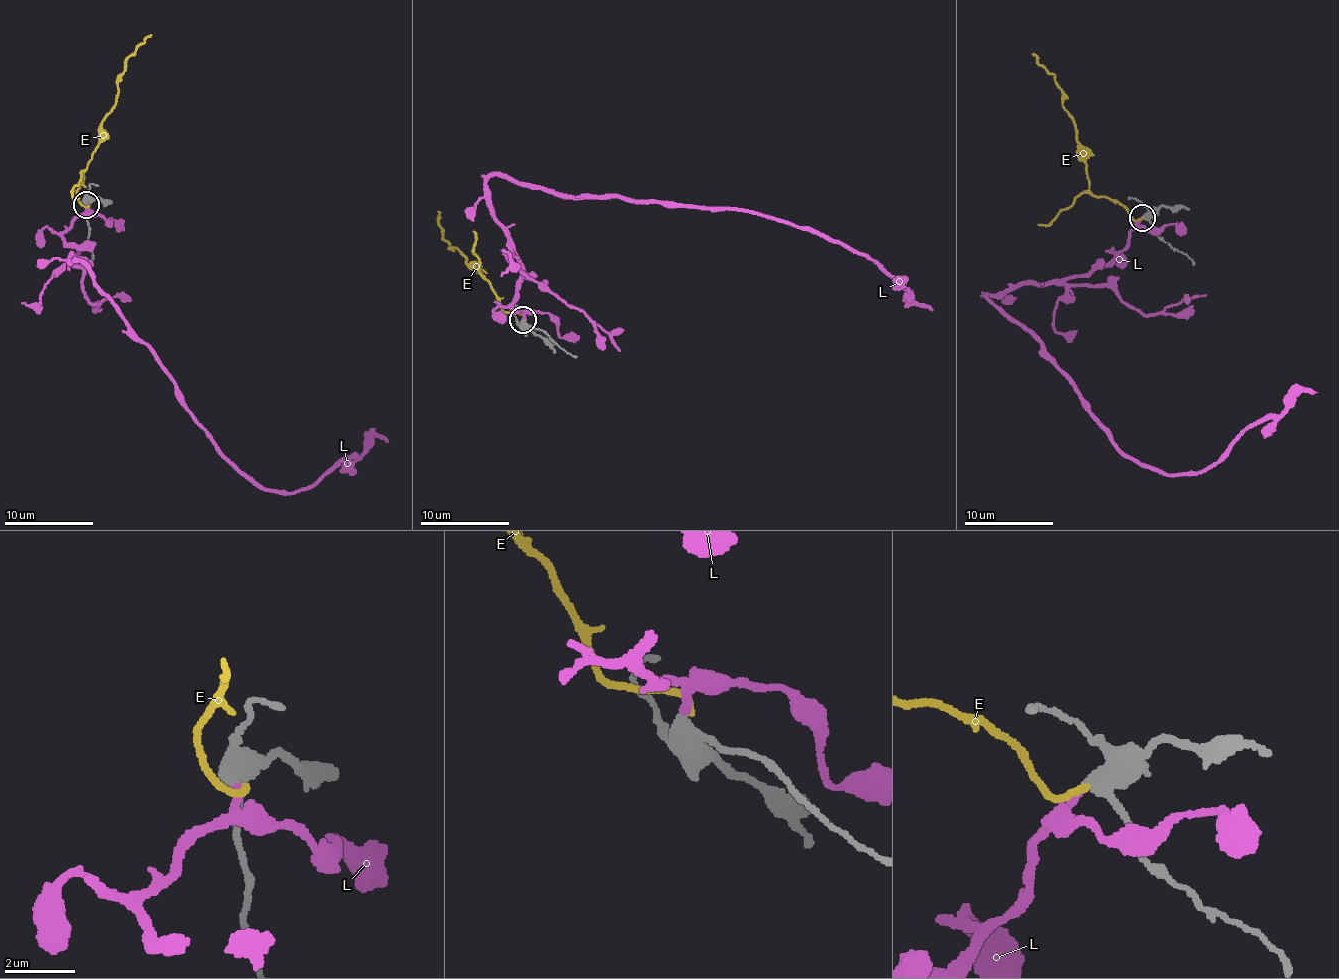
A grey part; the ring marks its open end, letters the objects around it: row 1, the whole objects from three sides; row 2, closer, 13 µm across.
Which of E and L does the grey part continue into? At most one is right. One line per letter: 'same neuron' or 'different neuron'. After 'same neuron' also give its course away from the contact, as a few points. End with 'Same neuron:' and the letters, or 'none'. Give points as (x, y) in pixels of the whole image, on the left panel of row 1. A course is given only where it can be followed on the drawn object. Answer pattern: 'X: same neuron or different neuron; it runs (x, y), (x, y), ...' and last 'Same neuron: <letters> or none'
E: different neuron
L: same neuron; it runs (85, 205), (65, 232), (80, 252), (71, 261), (93, 272), (261, 488), (317, 485), (373, 437), (387, 442)
Same neuron: L

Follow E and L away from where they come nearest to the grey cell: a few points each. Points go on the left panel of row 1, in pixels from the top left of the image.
E: (87, 205), (84, 207), (78, 192), (84, 170), (102, 137), (102, 120), (114, 106), (118, 76), (147, 35)
L: (85, 205), (65, 232), (80, 252), (71, 261), (93, 272), (261, 488), (317, 485), (373, 437), (387, 442)

